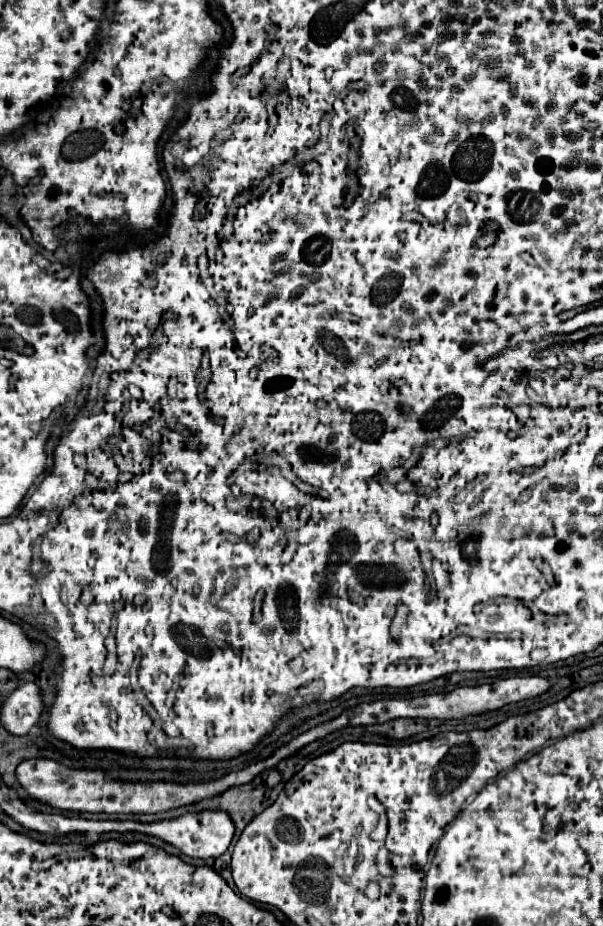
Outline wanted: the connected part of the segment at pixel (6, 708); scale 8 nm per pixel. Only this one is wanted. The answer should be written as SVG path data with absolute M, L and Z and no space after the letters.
M23 683L11 693L1 709L1 723L15 735L25 735L33 725L39 723L43 713L43 695L35 683Z

